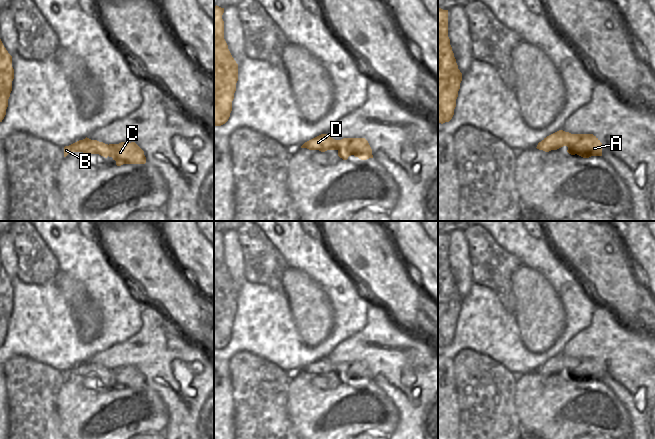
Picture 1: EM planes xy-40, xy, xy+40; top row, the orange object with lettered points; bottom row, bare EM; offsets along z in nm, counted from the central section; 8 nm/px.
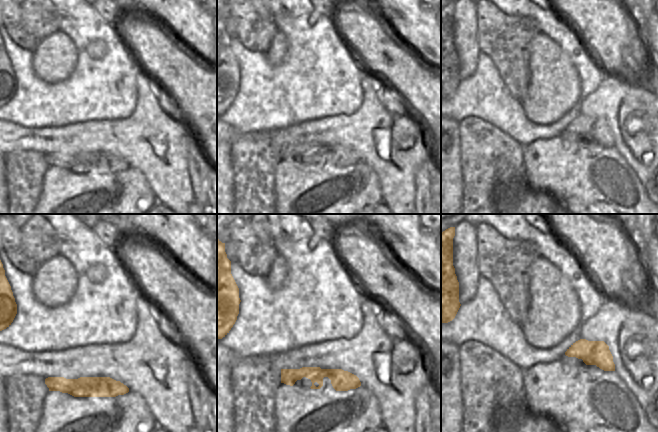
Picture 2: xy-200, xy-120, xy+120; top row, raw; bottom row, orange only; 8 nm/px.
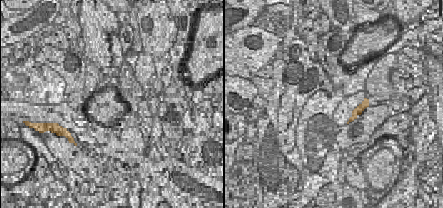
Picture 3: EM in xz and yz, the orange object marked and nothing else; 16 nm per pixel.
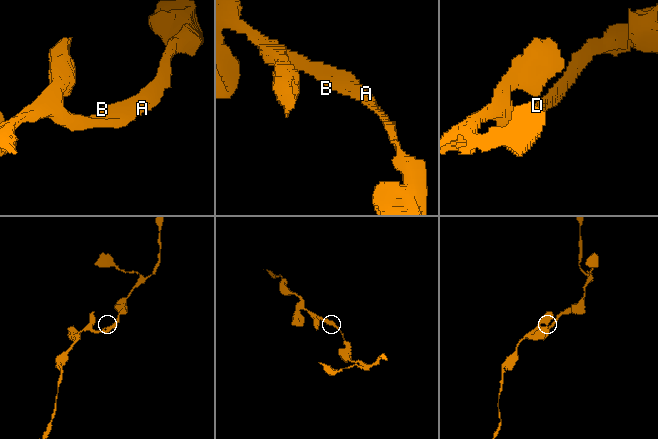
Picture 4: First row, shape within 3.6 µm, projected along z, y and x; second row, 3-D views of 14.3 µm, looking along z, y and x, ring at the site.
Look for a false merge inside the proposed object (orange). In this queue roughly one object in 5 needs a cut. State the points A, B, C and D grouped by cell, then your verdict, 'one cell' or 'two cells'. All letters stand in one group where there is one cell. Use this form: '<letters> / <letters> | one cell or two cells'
A B C D | one cell

